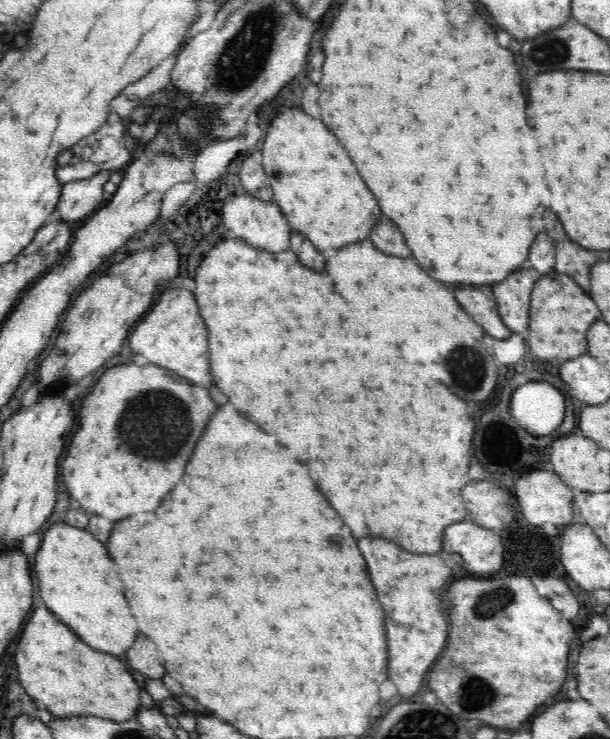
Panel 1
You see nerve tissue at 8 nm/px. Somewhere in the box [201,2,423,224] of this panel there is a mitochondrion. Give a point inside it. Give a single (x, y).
(242, 60)

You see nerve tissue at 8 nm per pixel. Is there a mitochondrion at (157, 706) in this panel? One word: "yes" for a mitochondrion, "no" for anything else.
no

